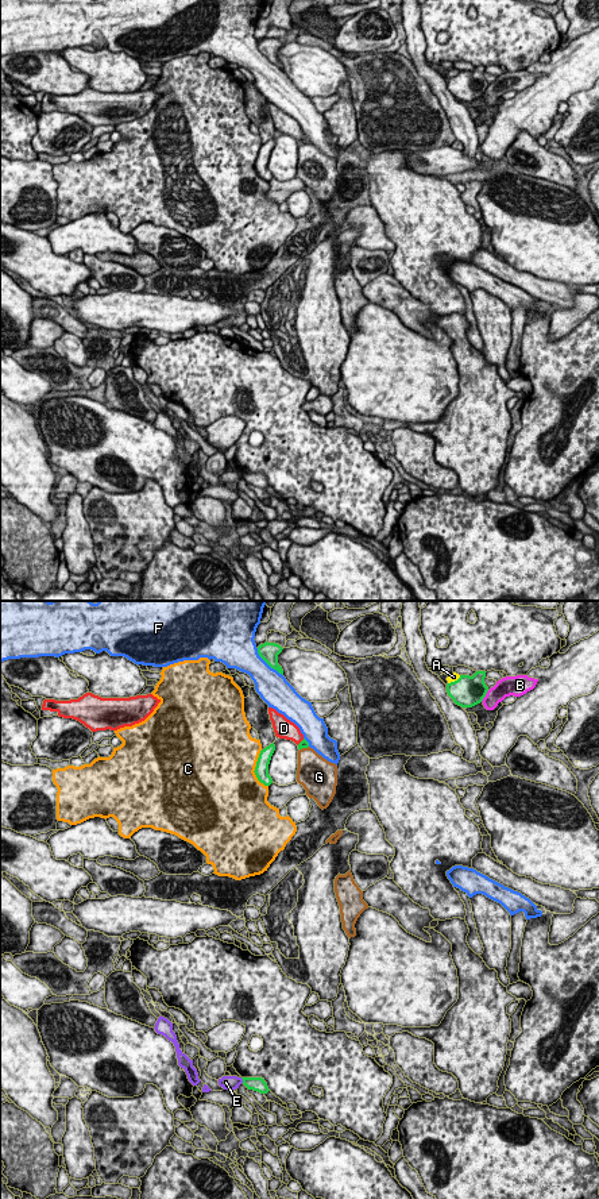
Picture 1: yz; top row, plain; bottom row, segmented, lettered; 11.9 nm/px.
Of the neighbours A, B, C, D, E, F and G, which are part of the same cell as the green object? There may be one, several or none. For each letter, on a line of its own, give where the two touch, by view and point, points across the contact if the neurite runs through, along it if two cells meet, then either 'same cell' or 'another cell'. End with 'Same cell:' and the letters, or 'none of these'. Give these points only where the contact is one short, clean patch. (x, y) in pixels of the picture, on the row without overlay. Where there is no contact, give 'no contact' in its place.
A: contact yz (455, 76); another cell
B: contact yz (485, 91); another cell
C: contact yz (255, 165); another cell
D: contact yz (301, 137); another cell
E: contact yz (243, 475); another cell
F: contact yz (267, 58); another cell
G: contact yz (304, 142); another cell
Same cell: none of these

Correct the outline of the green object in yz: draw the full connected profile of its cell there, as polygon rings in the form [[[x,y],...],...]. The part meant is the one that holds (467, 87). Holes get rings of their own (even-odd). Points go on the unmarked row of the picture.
[[[476,66],[472,72],[460,70],[447,80],[447,88],[461,103],[472,103],[483,96],[488,82],[484,78],[486,66]]]

